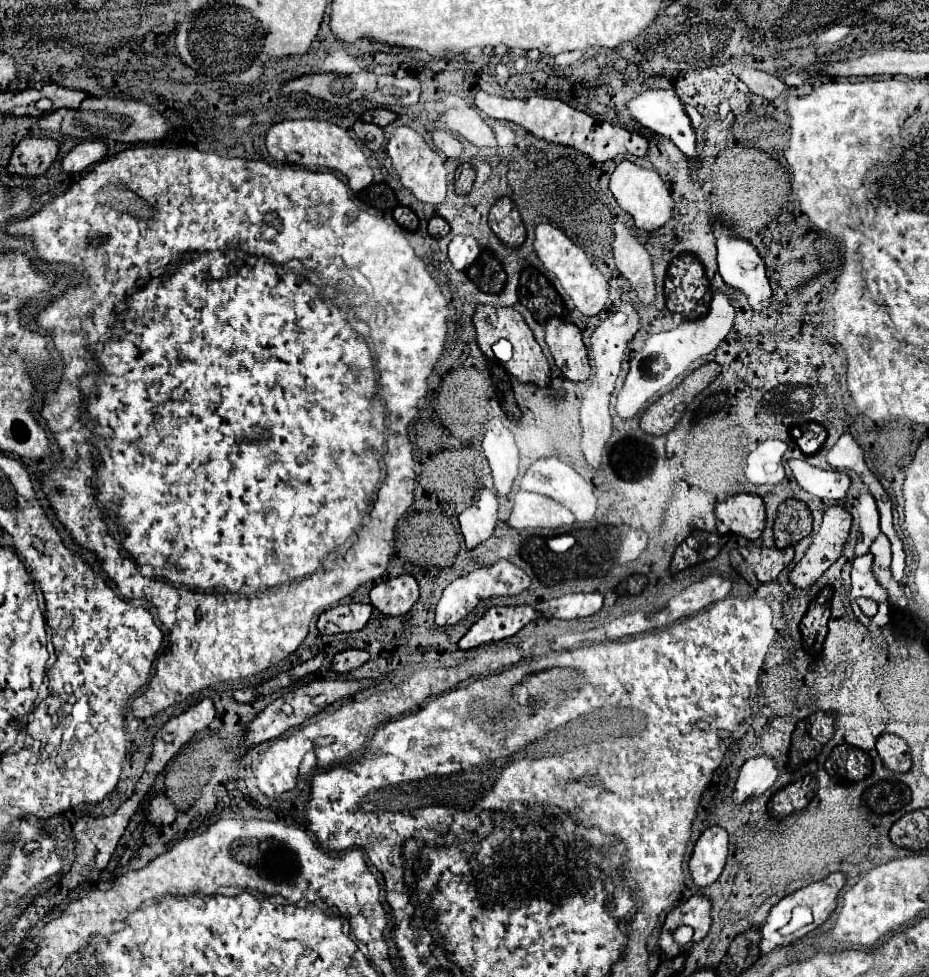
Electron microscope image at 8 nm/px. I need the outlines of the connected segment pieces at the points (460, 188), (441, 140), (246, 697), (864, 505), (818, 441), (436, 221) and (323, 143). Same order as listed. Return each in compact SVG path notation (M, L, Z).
M462 163L456 171L456 181L454 181L454 191L458 195L466 195L472 191L472 185L474 185L474 177L476 177L476 171L470 163Z
M434 131L434 145L450 159L460 159L462 155L462 141L448 131Z
M256 687L238 689L238 691L234 691L234 699L240 703L252 703L258 697L258 693L260 693L260 689L256 689Z
M864 493L860 497L858 503L858 511L860 511L860 539L856 543L856 555L866 555L870 549L870 543L876 539L876 535L880 533L880 515L876 509L876 501L870 493Z
M811 422L799 426L803 435L796 440L797 445L806 455L815 454L823 446L822 440L826 440L827 432L819 424Z
M432 217L432 219L428 221L428 233L430 233L432 237L436 237L436 239L442 239L444 235L450 233L450 225L448 225L442 217Z
M300 119L300 121L282 121L270 127L266 133L266 149L270 157L278 163L298 165L298 167L328 167L340 171L348 179L348 187L352 191L362 191L372 183L372 169L366 161L366 155L356 145L356 141L338 125L316 119Z

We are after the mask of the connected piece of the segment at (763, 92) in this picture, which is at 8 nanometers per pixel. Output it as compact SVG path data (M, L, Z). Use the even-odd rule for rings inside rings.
M746 69L740 73L740 79L750 87L752 93L764 97L764 99L778 99L786 89L788 85L784 81L780 81L778 77L774 75L768 75L768 73L762 73L758 69Z

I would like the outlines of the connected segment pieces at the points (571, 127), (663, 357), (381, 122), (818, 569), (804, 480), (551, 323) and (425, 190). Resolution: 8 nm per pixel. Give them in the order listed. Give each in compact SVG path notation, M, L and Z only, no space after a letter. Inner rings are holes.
M484 91L476 93L476 107L484 111L492 119L500 121L512 121L532 133L534 137L540 137L548 143L574 147L576 151L588 155L596 163L604 163L608 159L614 159L616 155L632 153L636 157L644 157L648 153L648 139L640 137L638 133L630 133L622 127L608 125L608 123L596 123L594 117L572 109L570 105L558 101L558 99L546 99L546 97L530 97L530 99L504 99L504 97L492 97Z
M716 291L706 317L696 321L682 321L676 329L668 333L658 333L648 337L644 343L644 349L630 361L630 373L624 381L624 387L618 393L618 403L616 403L618 417L622 419L634 417L646 401L650 401L660 389L664 389L678 375L682 375L696 359L712 353L730 333L732 323L734 323L734 307L730 305L728 295L724 295L722 291Z
M370 109L370 111L366 111L360 119L366 121L366 123L374 123L374 125L378 125L378 127L386 127L388 123L396 121L398 115L392 113L392 111L386 111L386 109Z
M834 505L824 513L824 521L818 535L814 537L802 561L790 573L790 581L796 587L804 589L812 585L842 555L850 525L852 515L840 505Z
M790 459L788 465L798 485L822 501L840 501L846 497L850 487L850 477L846 473L836 469L818 469L802 459Z
M558 317L548 319L546 323L546 343L550 353L562 373L570 381L586 381L590 377L588 353L582 343L580 329Z
M398 127L388 145L386 151L392 159L392 167L396 169L396 173L400 175L402 185L412 191L412 195L422 201L422 203L442 203L446 199L446 167L440 159L440 155L428 147L428 143L424 141L424 137L420 133L416 133L410 127Z

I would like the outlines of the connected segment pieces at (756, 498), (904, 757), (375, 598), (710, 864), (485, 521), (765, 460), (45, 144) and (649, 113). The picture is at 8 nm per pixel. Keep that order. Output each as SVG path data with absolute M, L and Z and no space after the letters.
M738 493L714 509L720 529L732 531L746 539L758 539L766 525L766 507L760 495Z
M884 733L876 741L876 749L884 761L884 765L896 773L910 771L910 749L902 737L896 737L892 733Z
M412 575L380 581L370 591L372 605L384 615L404 615L418 601L418 583Z
M712 825L708 827L694 845L694 853L690 859L690 873L698 887L706 887L714 883L726 863L728 855L728 833Z
M484 487L482 493L478 495L476 505L460 513L460 527L468 549L478 547L480 543L492 537L498 523L496 511L498 511L498 499L494 495L494 489Z
M778 439L760 443L748 455L748 467L746 467L748 481L754 485L780 483L784 479L782 455L786 453L786 449L788 449L788 445L784 441L778 441Z
M24 137L6 167L10 175L20 177L40 177L48 171L52 161L58 155L60 143L56 139L40 139L40 137Z
M646 91L638 97L634 97L630 103L628 103L628 109L632 113L632 117L636 121L640 121L644 127L652 129L654 133L658 135L664 135L668 139L672 139L676 143L676 147L686 155L688 159L688 167L690 167L690 179L696 181L698 179L698 169L702 167L702 157L700 157L700 151L698 151L698 143L696 143L696 135L694 135L694 129L692 129L692 123L690 123L690 117L680 101L680 97L676 95L676 91Z

